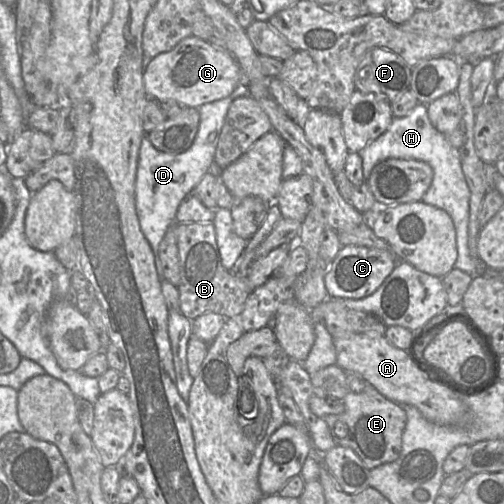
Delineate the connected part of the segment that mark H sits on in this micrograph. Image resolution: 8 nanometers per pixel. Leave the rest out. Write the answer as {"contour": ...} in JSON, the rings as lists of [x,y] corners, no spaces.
{"contour":[[[418,103],[407,115],[394,118],[389,128],[359,154],[362,158],[365,181],[378,163],[390,158],[424,161],[432,167],[433,180],[421,201],[440,208],[450,215],[456,230],[458,251],[455,268],[472,276],[476,275],[476,267],[468,248],[470,189],[462,171],[460,151],[449,143],[445,134],[433,127],[428,117],[427,105]]]}

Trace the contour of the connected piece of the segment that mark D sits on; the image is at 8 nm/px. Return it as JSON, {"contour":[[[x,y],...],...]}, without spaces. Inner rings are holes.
{"contour":[[[242,78],[241,83],[237,85],[235,90],[226,98],[205,103],[198,108],[200,113],[200,123],[196,137],[188,150],[179,154],[170,154],[156,149],[148,136],[145,135],[140,146],[138,167],[136,174],[136,210],[140,222],[141,230],[148,240],[155,256],[155,264],[157,260],[157,249],[164,238],[168,228],[176,223],[175,217],[177,210],[184,197],[194,191],[203,176],[209,171],[210,167],[215,163],[215,153],[222,127],[225,122],[231,103],[238,97],[248,95],[248,80]]]}

